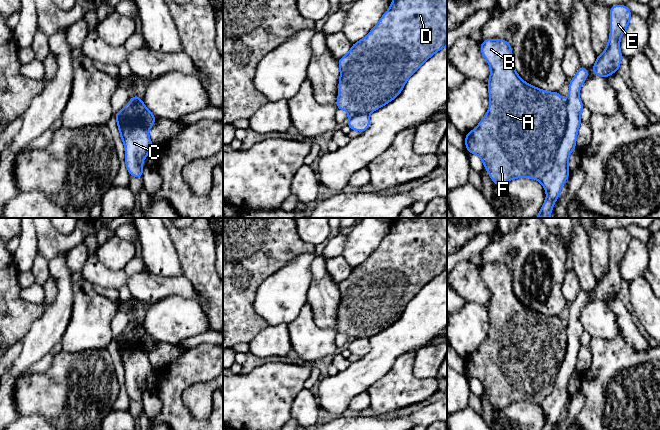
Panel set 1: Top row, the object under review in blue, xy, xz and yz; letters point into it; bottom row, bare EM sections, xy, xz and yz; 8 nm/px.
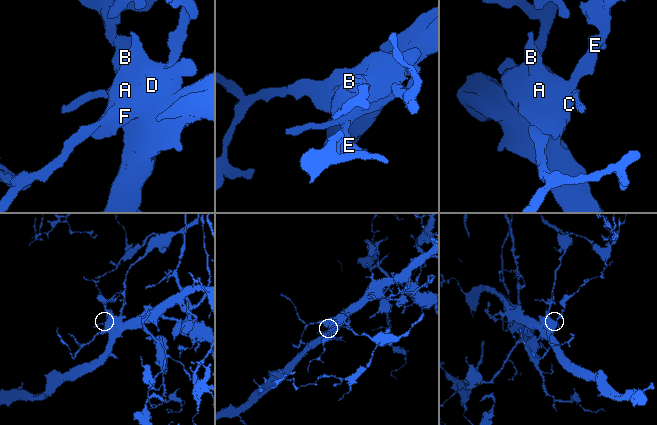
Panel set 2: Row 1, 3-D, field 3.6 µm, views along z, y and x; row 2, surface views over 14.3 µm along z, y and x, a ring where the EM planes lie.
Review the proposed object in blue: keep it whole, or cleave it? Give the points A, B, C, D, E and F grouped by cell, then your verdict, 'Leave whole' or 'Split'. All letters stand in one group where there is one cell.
Groups: A B D F / C E. Split

